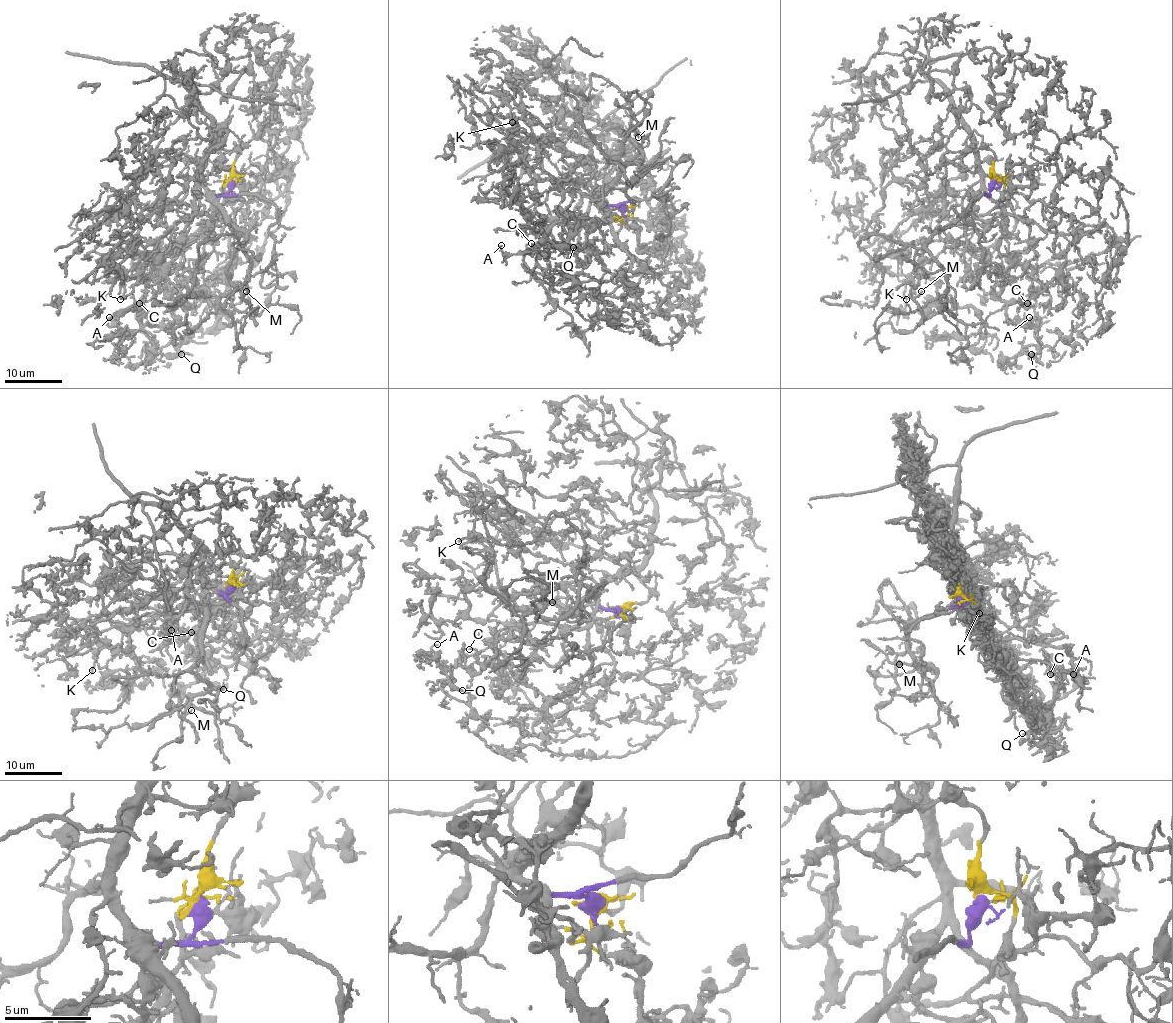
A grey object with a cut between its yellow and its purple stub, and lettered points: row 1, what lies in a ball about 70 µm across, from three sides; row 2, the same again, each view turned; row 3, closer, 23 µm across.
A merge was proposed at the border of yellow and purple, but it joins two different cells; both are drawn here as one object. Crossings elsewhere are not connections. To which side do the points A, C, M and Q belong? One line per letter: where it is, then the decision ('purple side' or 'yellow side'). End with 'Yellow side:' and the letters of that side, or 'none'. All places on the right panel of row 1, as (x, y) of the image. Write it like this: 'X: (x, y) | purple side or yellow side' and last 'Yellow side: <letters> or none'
A: (1029, 317) | yellow side
C: (1027, 303) | yellow side
M: (921, 291) | purple side
Q: (1031, 354) | yellow side
Yellow side: A, C, Q

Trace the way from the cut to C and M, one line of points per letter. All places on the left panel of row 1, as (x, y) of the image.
C: (227, 182), (226, 199), (249, 207), (246, 240), (209, 279), (219, 293), (206, 320), (146, 348), (139, 303)
M: (227, 183), (225, 194), (206, 190), (225, 216), (246, 234), (230, 257), (227, 274), (242, 297), (246, 291)

